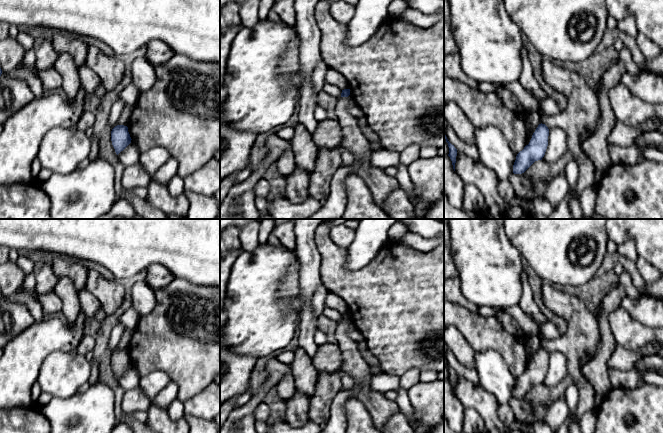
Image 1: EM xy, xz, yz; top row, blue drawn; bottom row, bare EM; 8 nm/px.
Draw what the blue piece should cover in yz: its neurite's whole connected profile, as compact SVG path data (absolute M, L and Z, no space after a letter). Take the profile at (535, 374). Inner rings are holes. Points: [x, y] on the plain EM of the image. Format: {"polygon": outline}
{"polygon": "M539 348L528 369L520 375L513 389L514 398L524 397L535 385L542 384L548 370L549 353Z"}

